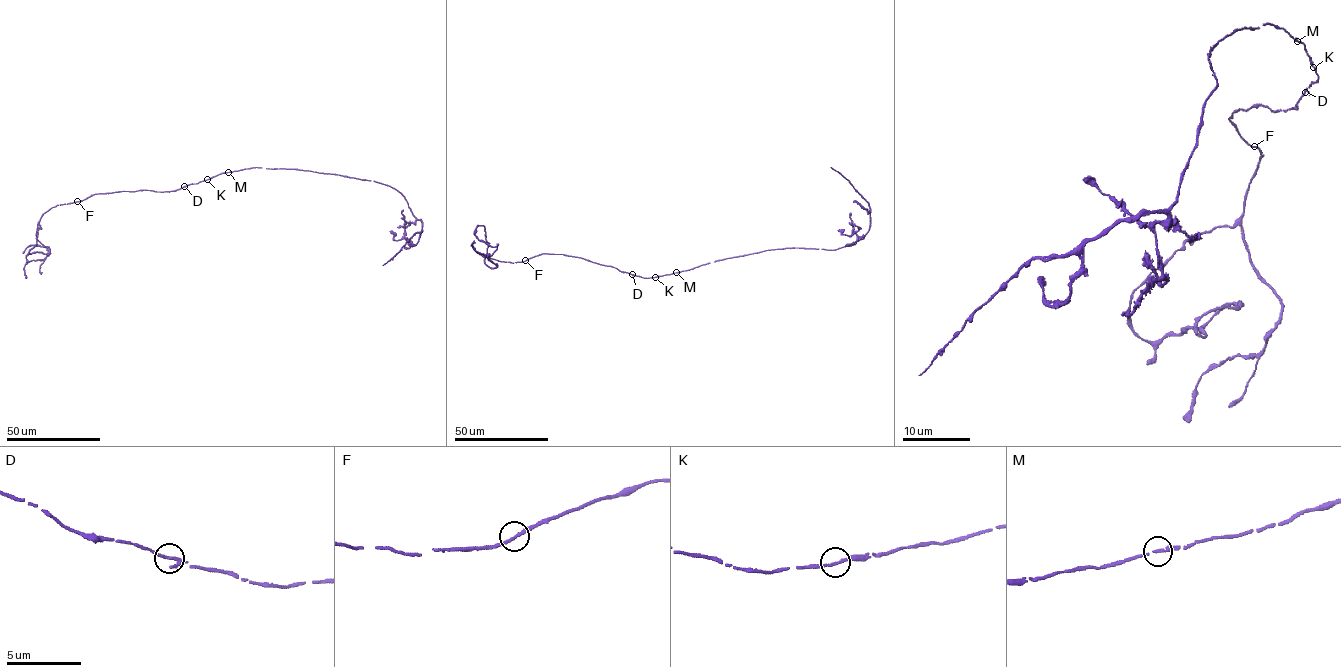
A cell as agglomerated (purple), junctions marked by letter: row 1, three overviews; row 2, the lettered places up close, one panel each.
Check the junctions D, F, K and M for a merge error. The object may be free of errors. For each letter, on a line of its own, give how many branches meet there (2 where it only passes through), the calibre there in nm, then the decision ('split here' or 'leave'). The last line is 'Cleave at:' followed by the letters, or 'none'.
D: branches 3; calibre 170 nm; leave
F: branches 2; calibre 180 nm; leave
K: branches 2; calibre 160 nm; leave
M: branches 2; calibre 200 nm; leave
Cleave at: none

